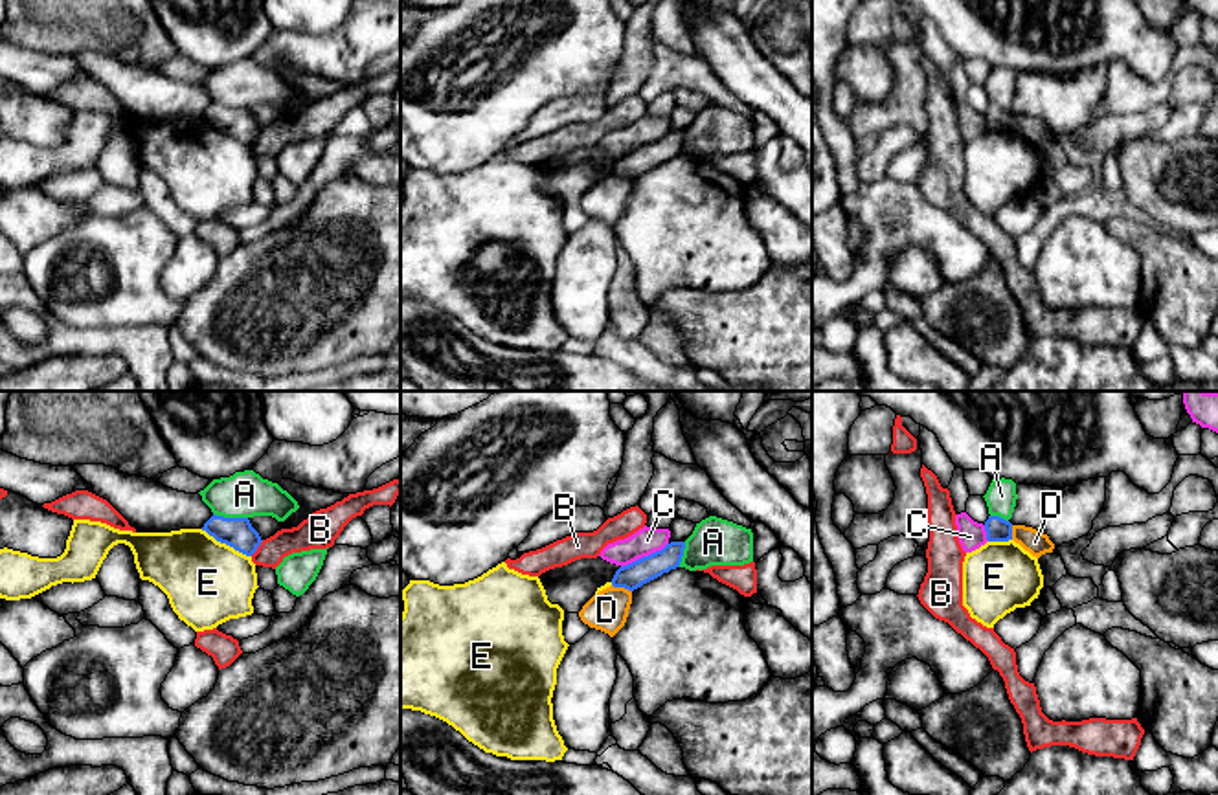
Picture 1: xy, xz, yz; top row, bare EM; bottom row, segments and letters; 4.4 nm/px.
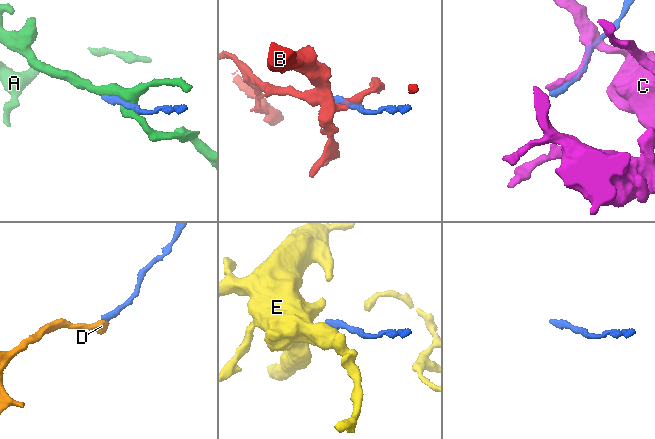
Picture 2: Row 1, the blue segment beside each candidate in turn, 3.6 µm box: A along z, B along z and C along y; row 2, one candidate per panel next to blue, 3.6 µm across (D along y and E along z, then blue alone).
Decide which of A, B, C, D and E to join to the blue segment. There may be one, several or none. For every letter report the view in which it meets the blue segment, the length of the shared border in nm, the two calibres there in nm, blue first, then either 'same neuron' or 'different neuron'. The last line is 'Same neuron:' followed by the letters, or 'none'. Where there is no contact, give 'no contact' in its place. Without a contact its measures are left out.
A: meets blue in xy; contact 150 nm long; 140 nm thick on the blue side, 200 nm on the other; different neuron
B: meets blue in xy; contact 90 nm long; 140 nm thick on the blue side, 140 nm on the other; different neuron
C: meets blue in xz; contact 240 nm long; 120 nm thick on the blue side, 120 nm on the other; different neuron
D: meets blue in xz; contact 90 nm long; 120 nm thick on the blue side, 170 nm on the other; different neuron
E: meets blue in xy; contact 260 nm long; 140 nm thick on the blue side, 360 nm on the other; different neuron
Same neuron: none

